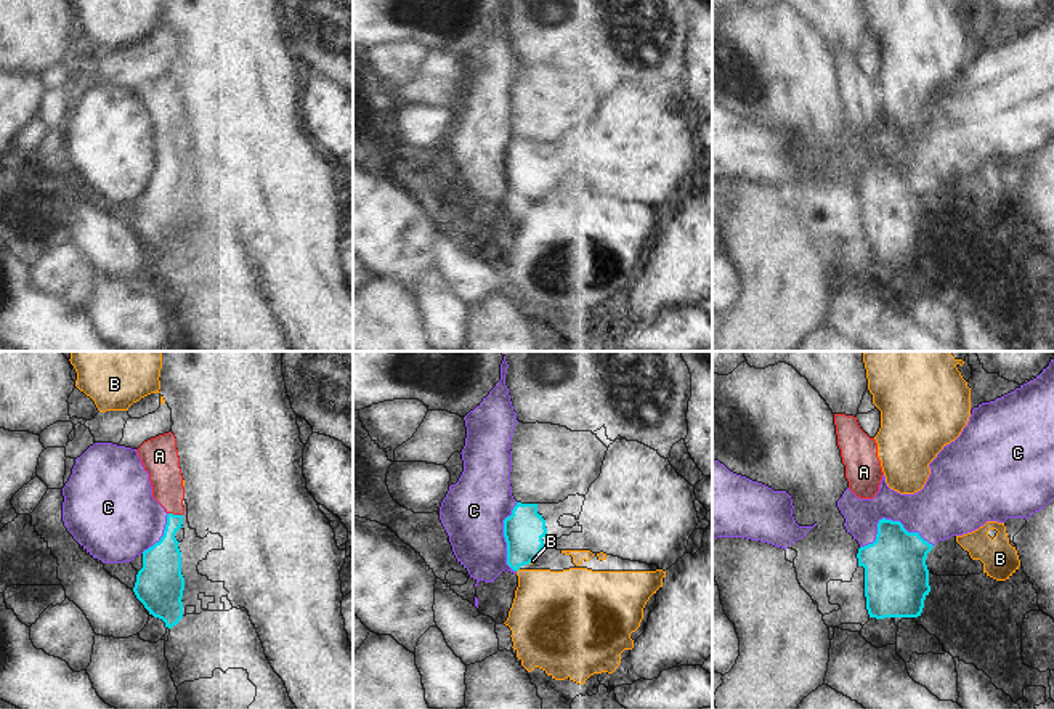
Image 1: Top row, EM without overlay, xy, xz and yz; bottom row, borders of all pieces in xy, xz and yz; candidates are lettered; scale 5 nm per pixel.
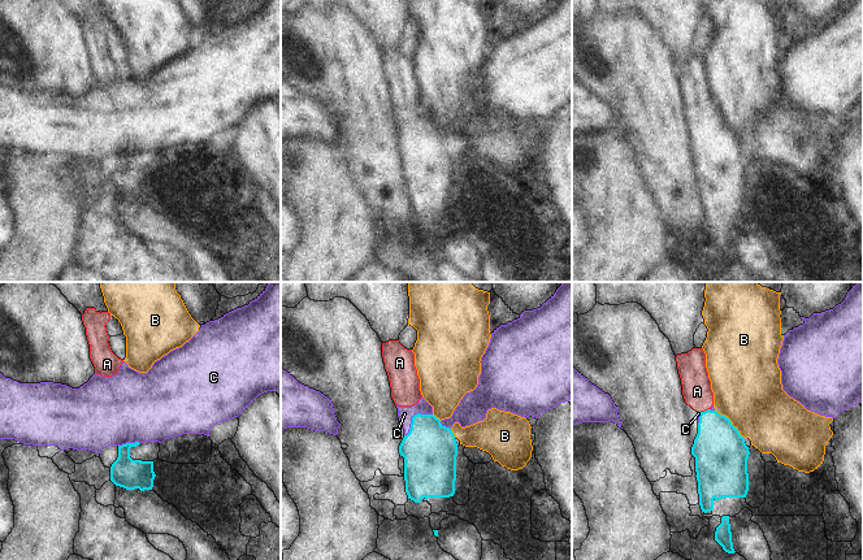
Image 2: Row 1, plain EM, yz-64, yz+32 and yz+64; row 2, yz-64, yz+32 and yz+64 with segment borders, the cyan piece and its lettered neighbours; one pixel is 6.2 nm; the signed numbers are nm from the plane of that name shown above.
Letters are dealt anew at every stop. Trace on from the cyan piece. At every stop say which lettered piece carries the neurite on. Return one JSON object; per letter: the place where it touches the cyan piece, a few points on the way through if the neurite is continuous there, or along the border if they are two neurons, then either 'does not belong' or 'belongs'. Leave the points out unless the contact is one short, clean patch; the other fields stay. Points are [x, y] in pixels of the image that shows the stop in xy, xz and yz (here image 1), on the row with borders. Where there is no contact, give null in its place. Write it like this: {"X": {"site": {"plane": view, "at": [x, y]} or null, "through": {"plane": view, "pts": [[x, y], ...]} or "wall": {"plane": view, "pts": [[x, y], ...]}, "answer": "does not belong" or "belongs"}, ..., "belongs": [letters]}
{"A": {"site": {"plane": "xy", "at": [175, 515]}, "through": {"plane": "xy", "pts": [[162, 562], [175, 515], [164, 470]]}, "answer": "belongs"}, "B": {"site": {"plane": "xz", "at": [531, 560]}, "wall": {"plane": "xz", "pts": [[535, 559], [528, 563]]}, "answer": "does not belong"}, "C": {"site": {"plane": "yz", "at": [889, 520]}, "wall": {"plane": "yz", "pts": [[932, 546], [899, 522], [883, 518], [876, 538], [860, 547]]}, "answer": "does not belong"}, "belongs": ["A"]}

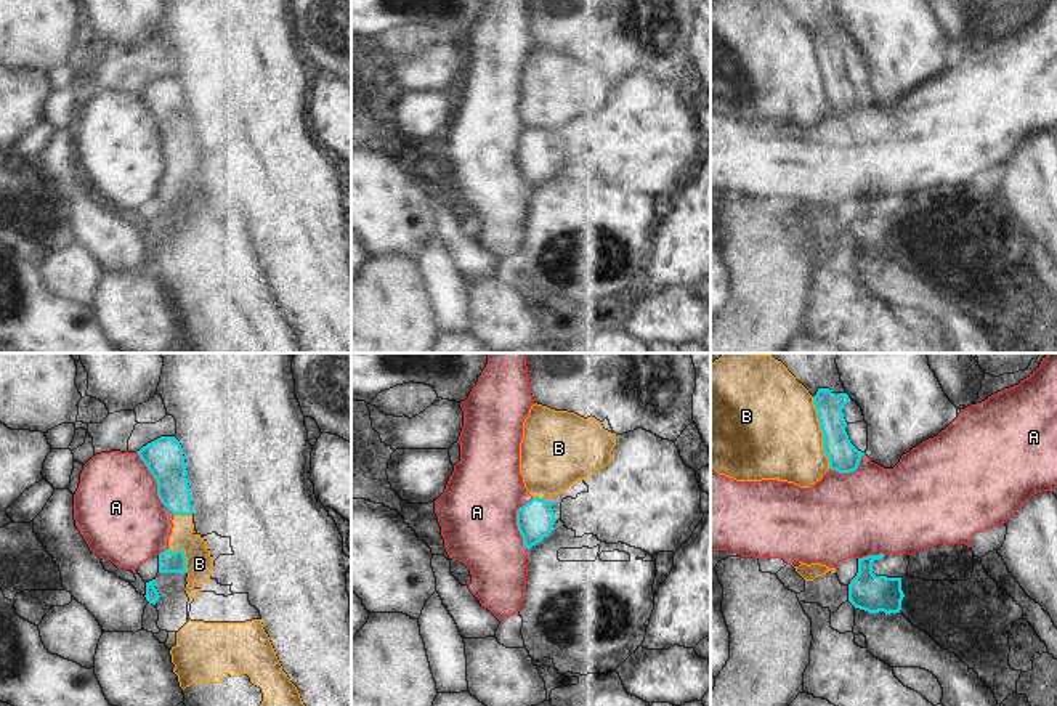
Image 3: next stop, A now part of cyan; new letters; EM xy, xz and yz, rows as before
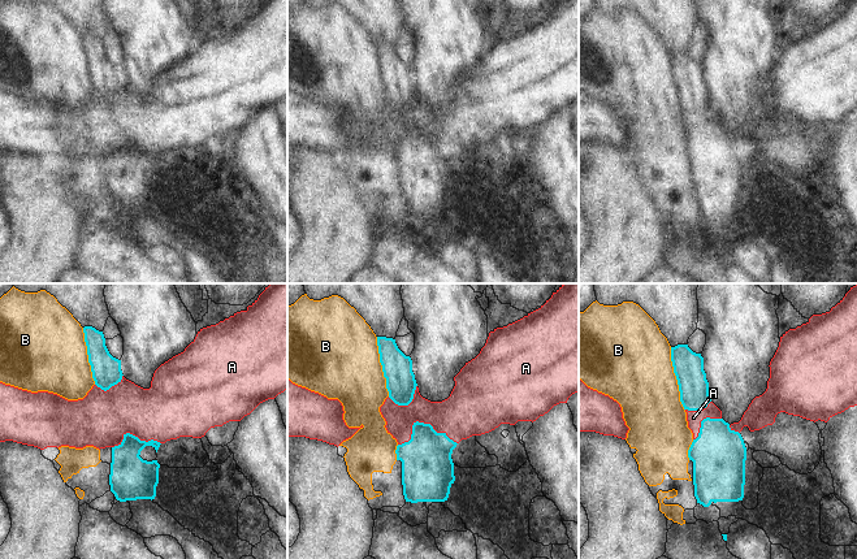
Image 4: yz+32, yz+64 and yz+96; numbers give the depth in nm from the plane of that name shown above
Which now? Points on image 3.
{"A": {"site": {"plane": "xy", "at": [156, 482]}, "wall": {"plane": "xy", "pts": [[137, 451], [156, 483], [157, 498], [174, 514]]}, "answer": "does not belong"}, "B": {"site": {"plane": "yz", "at": [822, 432]}, "answer": "does not belong"}, "belongs": []}

